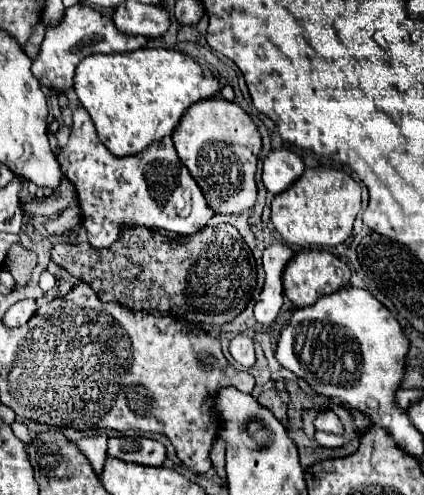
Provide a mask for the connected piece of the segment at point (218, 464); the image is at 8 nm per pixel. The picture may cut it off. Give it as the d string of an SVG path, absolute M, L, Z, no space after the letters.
M217 439L213 449L211 449L211 461L213 461L217 475L225 479L225 461L223 459L225 459L225 443L221 439Z

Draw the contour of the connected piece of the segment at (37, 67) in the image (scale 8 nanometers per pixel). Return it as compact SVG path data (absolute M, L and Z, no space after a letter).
M73 5L65 9L65 19L57 27L47 29L47 37L41 45L39 57L33 61L33 75L39 79L41 85L55 89L55 91L67 91L73 87L73 73L79 61L83 61L87 55L93 53L123 53L123 51L135 51L147 47L149 39L139 35L125 35L117 31L111 17L105 17L97 9L89 5Z

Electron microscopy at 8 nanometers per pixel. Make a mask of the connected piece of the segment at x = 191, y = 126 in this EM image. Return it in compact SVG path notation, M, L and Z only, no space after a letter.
M223 97L197 101L181 117L171 137L181 161L195 177L217 215L243 213L253 207L257 199L255 169L261 151L261 137L257 125L237 103Z

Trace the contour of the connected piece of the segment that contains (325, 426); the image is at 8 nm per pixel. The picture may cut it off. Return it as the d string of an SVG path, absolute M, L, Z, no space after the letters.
M327 409L327 411L323 411L323 413L317 415L315 427L319 431L329 431L329 433L335 433L335 435L343 433L343 423L341 423L341 419L331 409Z

